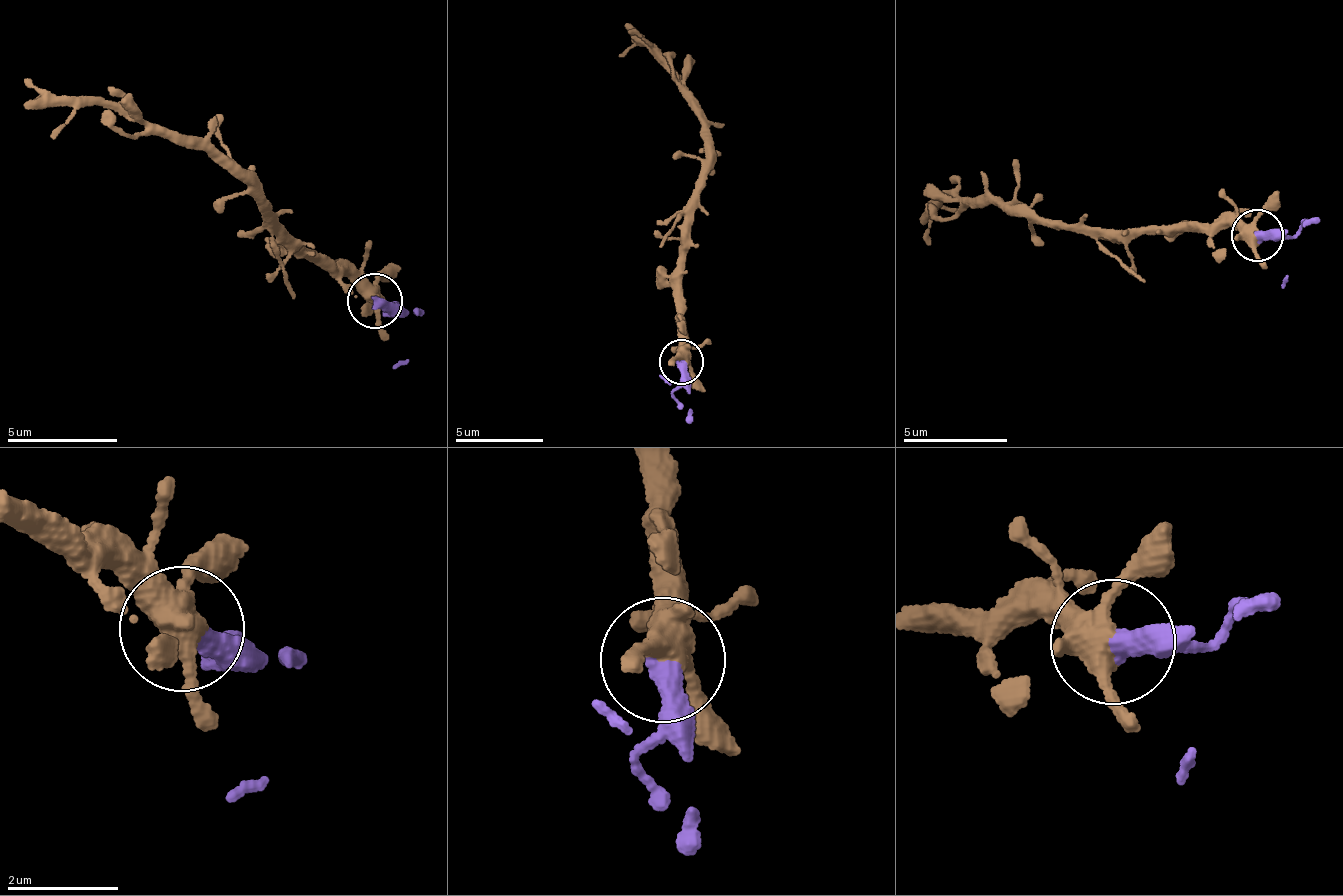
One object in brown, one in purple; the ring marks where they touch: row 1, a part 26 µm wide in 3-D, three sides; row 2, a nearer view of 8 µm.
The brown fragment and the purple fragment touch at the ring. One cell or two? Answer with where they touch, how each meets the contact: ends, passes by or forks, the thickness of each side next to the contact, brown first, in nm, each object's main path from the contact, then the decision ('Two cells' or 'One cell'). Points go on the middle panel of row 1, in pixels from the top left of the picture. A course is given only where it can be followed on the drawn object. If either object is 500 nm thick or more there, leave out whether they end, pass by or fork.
Place: (681, 362). At the ring brown forks. At the ring purple ends. Thickness 400 nm (brown) against 380 nm. Course of brown: (681, 362), (678, 244), (707, 136), (694, 99), (671, 71), (635, 43), (617, 57). Course of purple: (681, 362), (685, 385), (670, 386), (658, 377). One cell

